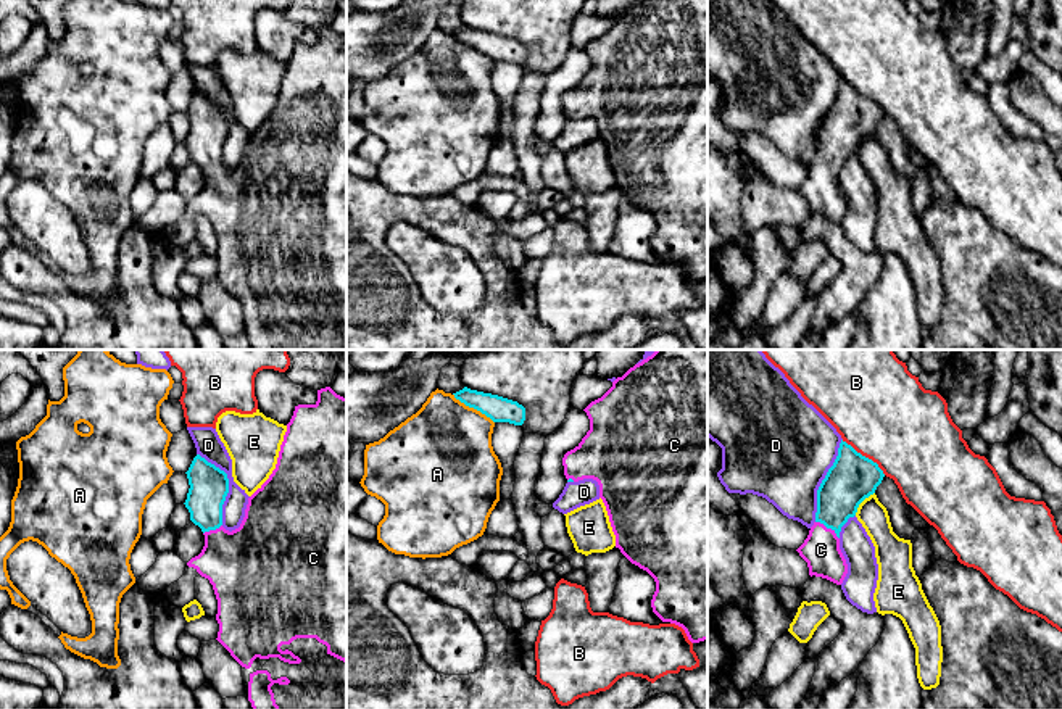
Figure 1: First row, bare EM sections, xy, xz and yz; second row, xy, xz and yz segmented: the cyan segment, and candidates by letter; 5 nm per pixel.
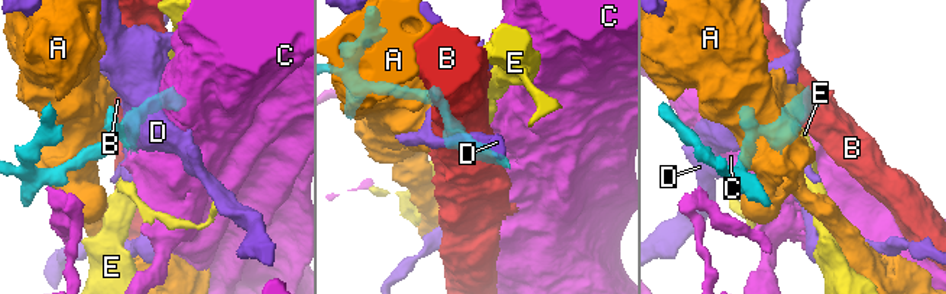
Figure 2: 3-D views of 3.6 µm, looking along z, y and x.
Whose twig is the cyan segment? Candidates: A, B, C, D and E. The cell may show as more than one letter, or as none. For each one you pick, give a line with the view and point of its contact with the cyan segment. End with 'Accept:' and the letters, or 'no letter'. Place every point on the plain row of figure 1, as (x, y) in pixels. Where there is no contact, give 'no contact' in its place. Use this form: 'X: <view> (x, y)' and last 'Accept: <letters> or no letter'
C: yz (829, 166)
Accept: C

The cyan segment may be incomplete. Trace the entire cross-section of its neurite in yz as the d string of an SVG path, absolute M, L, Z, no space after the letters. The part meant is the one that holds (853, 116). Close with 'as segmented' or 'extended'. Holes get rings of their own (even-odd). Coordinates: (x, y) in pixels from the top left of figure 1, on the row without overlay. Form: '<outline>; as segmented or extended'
M841 79L838 95L817 129L815 161L804 182L796 189L807 201L811 216L822 216L836 224L843 222L848 213L848 203L840 189L841 166L849 156L856 155L859 143L875 132L883 116L885 113L877 102L862 95L851 84Z; extended

